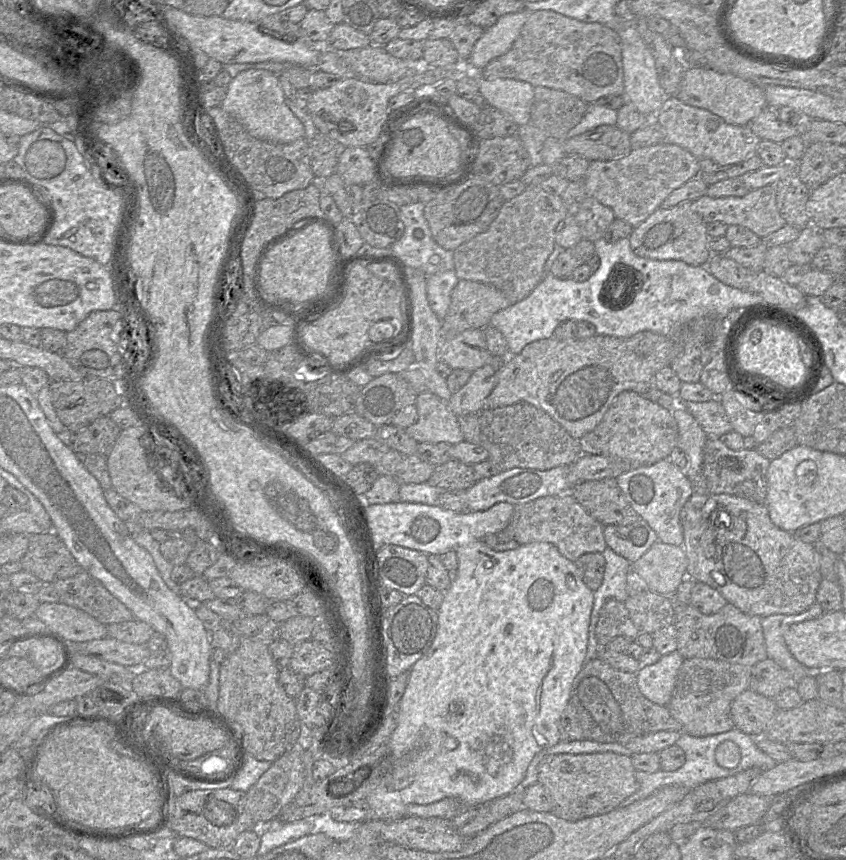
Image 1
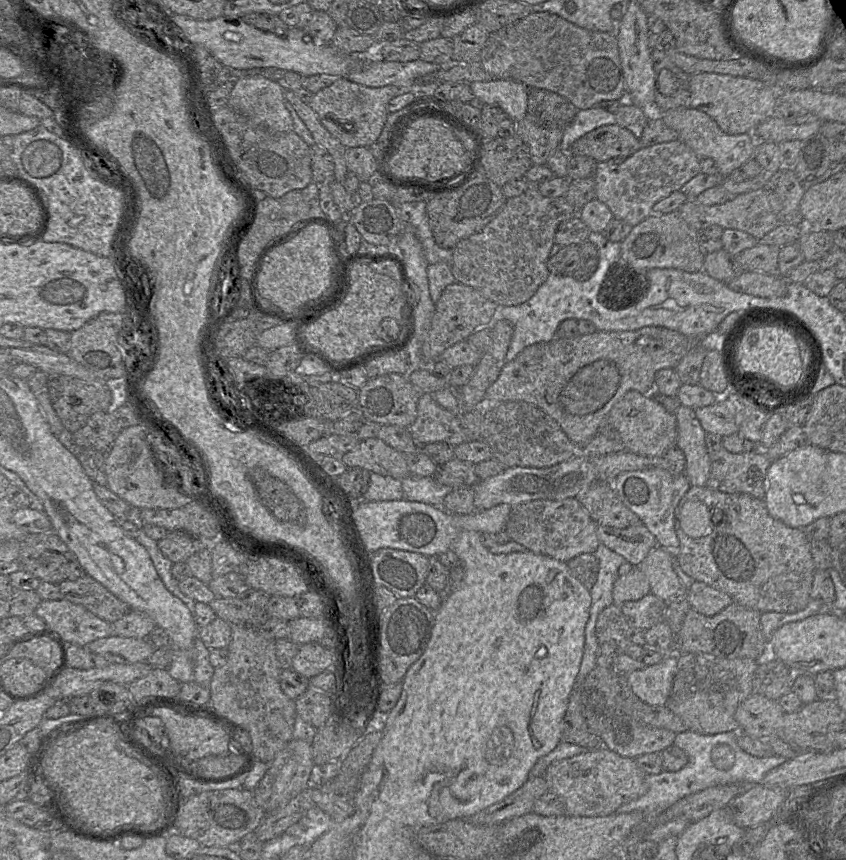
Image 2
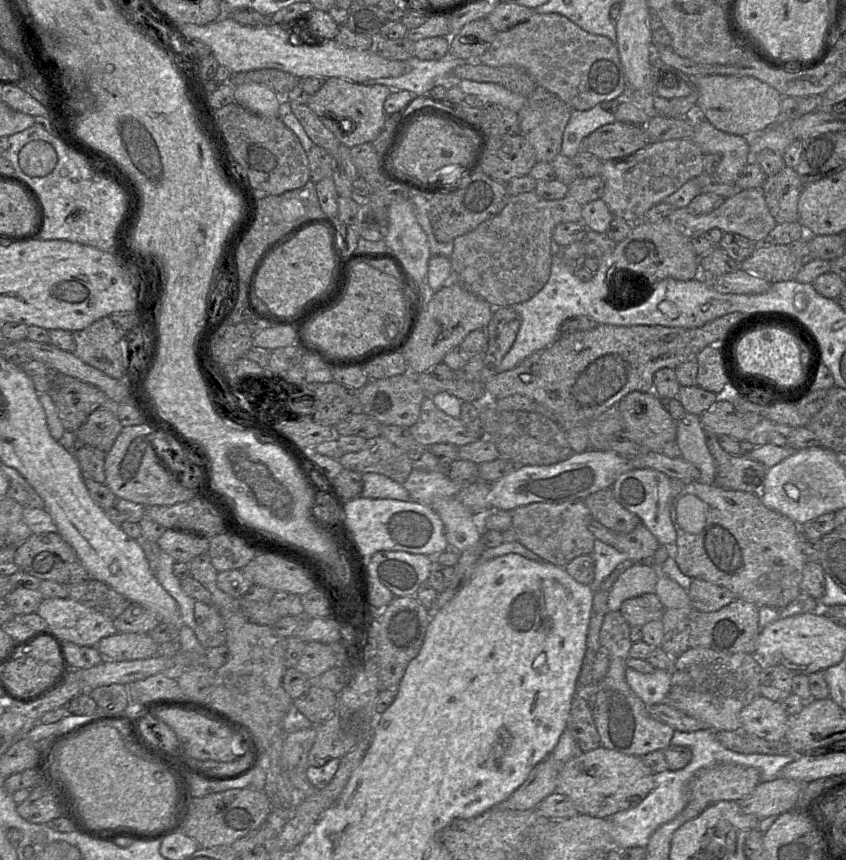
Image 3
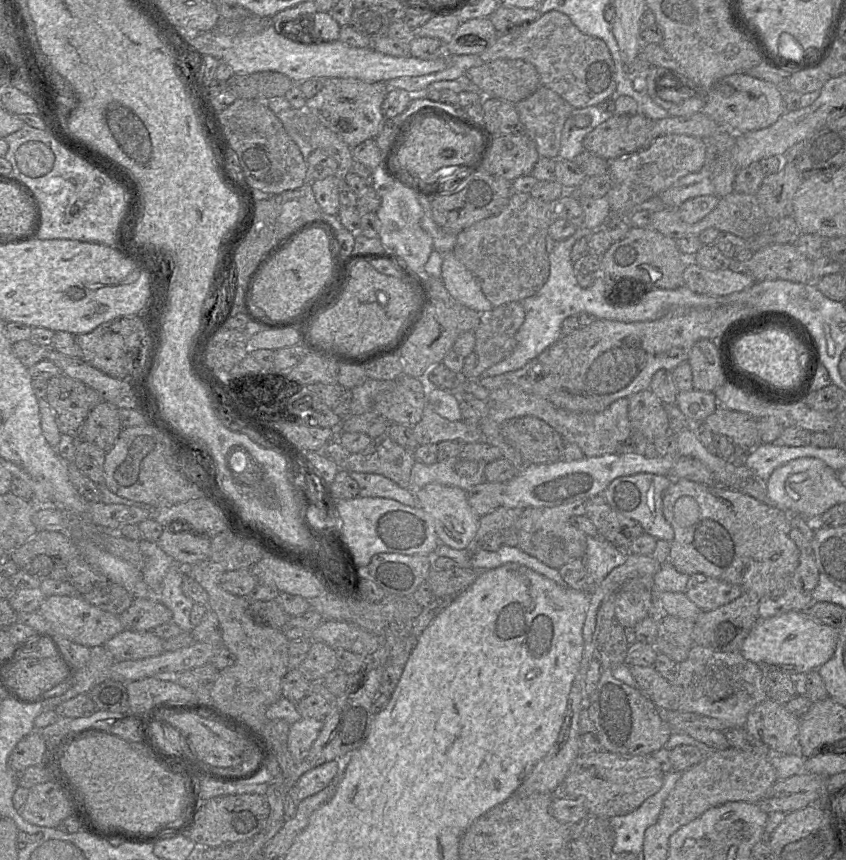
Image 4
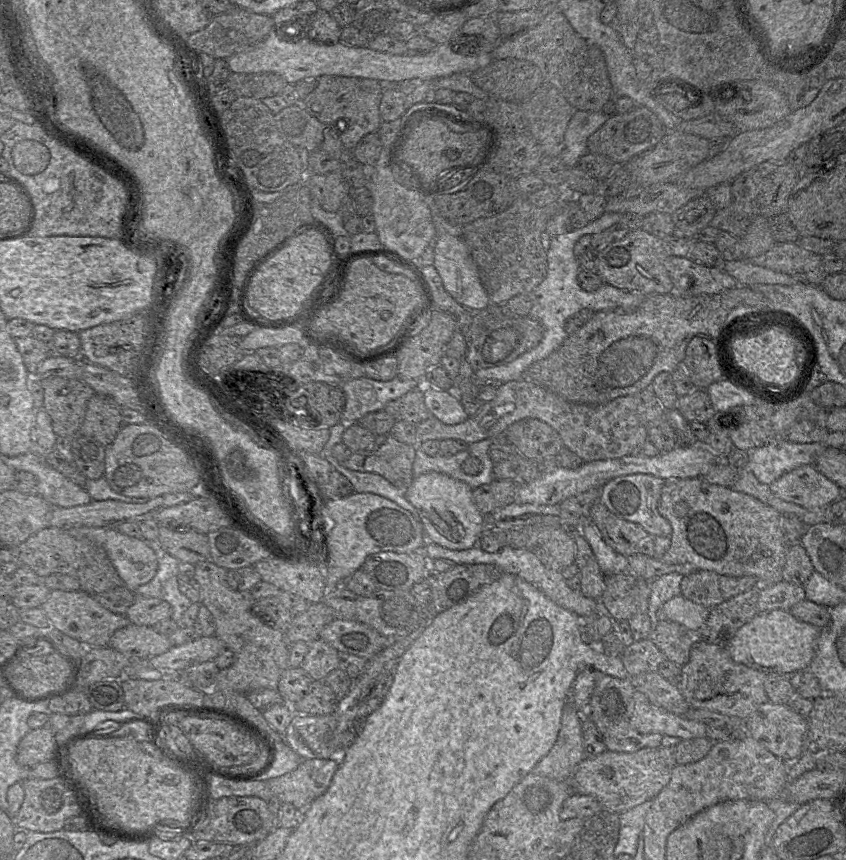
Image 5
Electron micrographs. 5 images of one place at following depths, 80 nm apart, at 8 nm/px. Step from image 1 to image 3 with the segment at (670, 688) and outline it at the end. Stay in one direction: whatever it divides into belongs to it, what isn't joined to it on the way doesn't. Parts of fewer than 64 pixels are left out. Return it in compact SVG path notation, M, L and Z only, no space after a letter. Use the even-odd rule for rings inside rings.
M631 668L625 671L625 680L632 691L647 705L664 703L670 690L672 673L654 669L643 674Z

